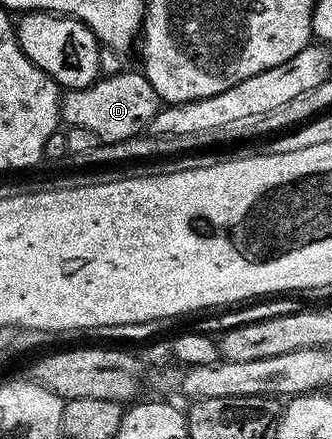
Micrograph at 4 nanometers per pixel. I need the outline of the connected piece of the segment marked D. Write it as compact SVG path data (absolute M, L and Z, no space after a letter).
M142 72L115 73L80 89L68 89L59 99L59 116L67 127L93 131L102 144L117 143L121 139L138 137L150 126L159 113L161 102L153 83Z

